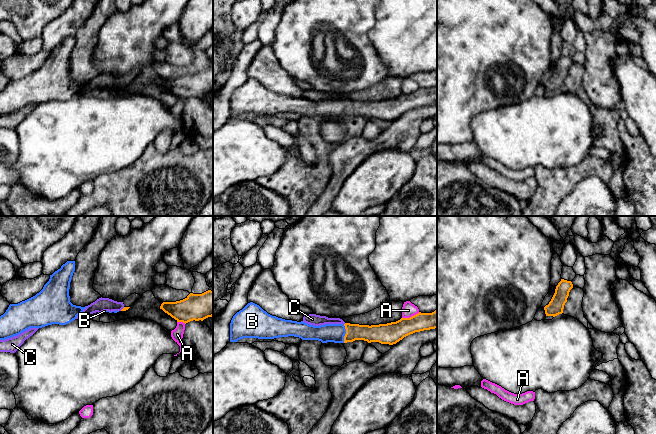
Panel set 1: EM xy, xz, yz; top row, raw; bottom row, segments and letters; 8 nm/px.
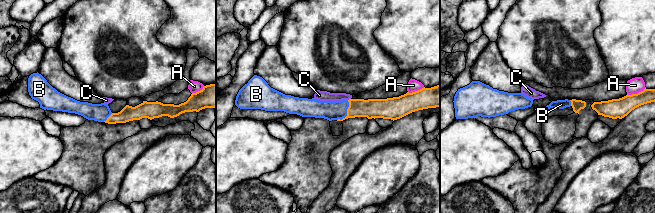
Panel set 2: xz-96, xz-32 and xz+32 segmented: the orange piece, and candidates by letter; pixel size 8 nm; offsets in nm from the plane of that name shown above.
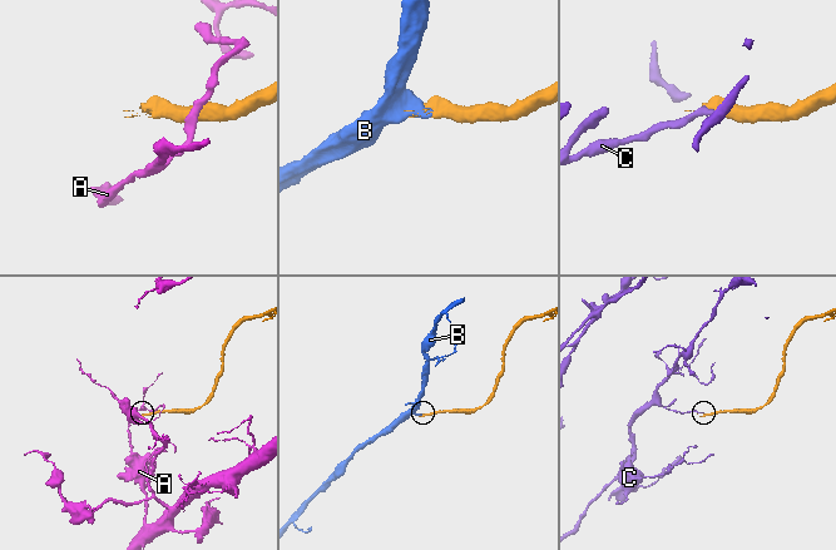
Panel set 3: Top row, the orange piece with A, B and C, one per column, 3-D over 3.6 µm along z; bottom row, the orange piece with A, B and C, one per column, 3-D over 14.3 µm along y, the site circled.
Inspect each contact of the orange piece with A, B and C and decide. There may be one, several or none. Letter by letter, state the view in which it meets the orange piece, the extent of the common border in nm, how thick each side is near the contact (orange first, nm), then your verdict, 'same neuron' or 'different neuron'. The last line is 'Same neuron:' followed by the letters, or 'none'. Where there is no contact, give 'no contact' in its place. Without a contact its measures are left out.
A: xz | 150 nm | 170/110 nm | different neuron
B: xz | 150 nm | 140/150 nm | same neuron
C: xy | 50 nm | 30/110 nm | different neuron
Same neuron: B

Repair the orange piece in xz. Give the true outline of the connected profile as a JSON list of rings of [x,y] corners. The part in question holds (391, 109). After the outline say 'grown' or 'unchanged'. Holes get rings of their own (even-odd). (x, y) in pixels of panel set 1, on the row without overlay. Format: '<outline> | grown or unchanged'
[[[250,78],[237,88],[230,99],[230,118],[243,114],[274,115],[294,112],[302,116],[322,119],[347,119],[364,116],[393,121],[404,113],[424,106],[437,104],[437,86],[401,94],[396,98],[379,101],[325,100],[314,102],[272,92],[259,81]]] | grown

